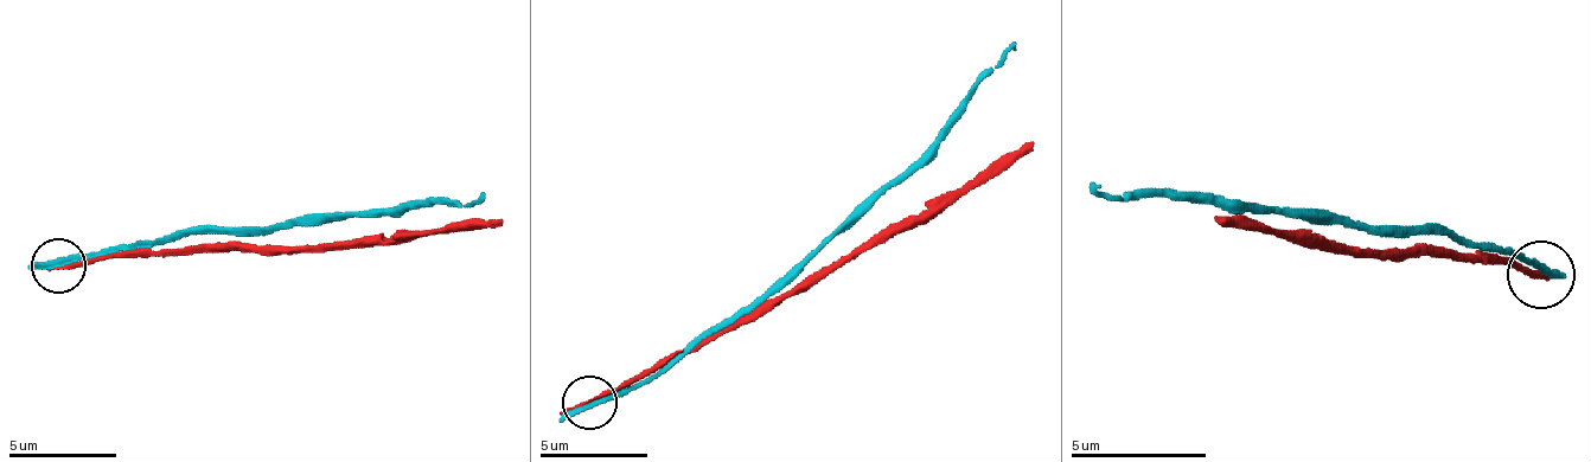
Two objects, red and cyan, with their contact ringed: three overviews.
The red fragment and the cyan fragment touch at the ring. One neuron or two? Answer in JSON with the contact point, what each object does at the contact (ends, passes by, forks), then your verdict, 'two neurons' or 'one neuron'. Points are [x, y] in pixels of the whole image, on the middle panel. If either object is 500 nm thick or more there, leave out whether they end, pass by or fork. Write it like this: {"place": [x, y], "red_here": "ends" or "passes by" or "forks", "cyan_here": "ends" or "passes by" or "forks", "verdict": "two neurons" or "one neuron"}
{"place": [589, 403], "red_here": "passes by", "cyan_here": "passes by", "verdict": "two neurons"}

